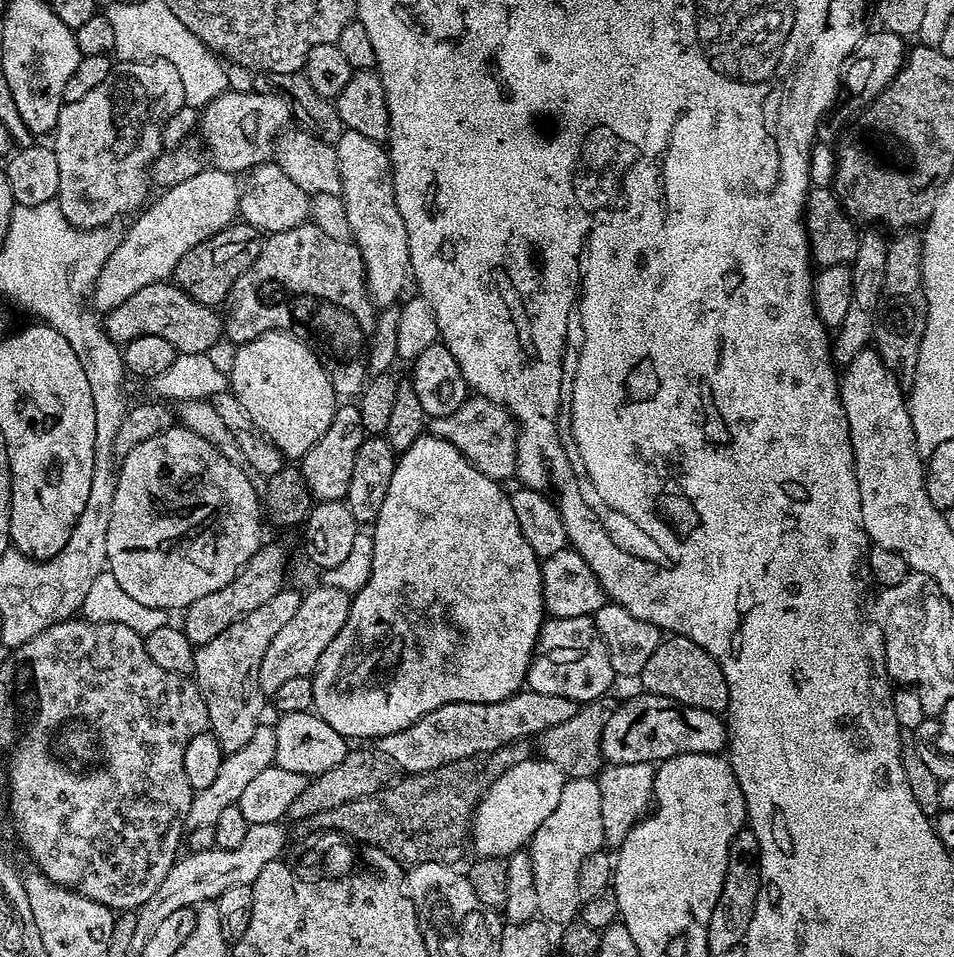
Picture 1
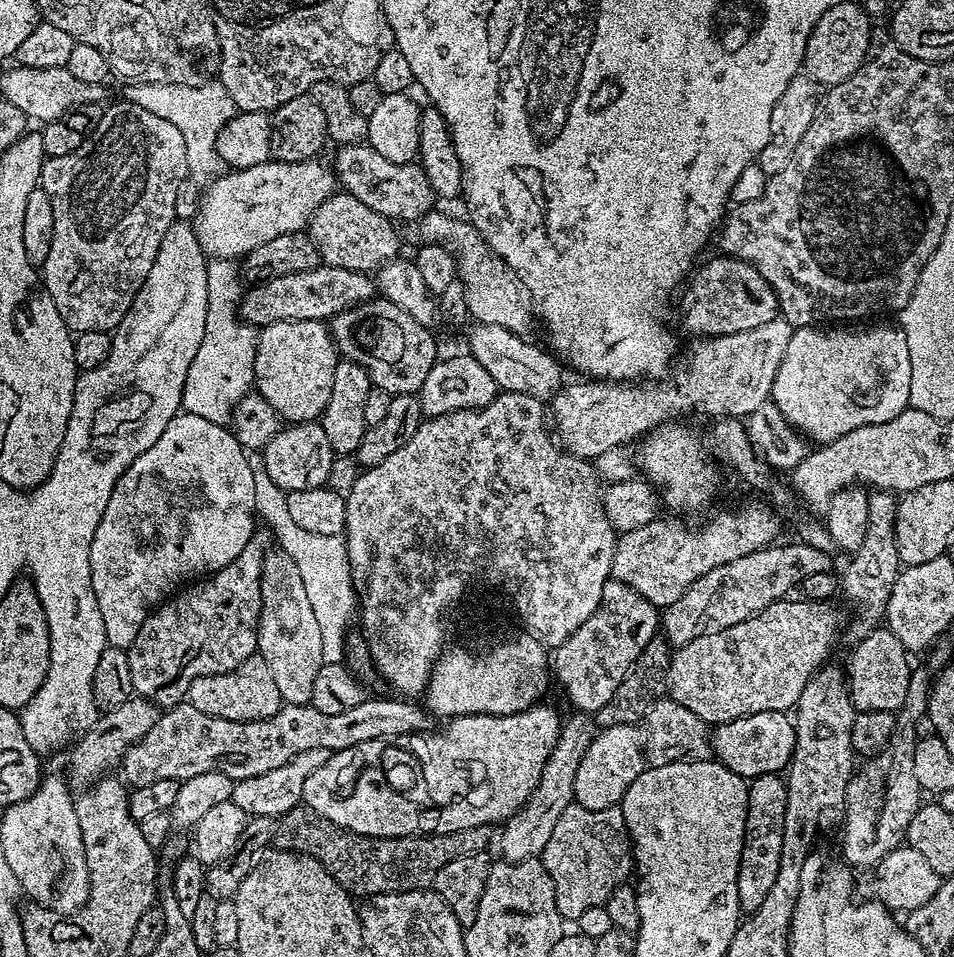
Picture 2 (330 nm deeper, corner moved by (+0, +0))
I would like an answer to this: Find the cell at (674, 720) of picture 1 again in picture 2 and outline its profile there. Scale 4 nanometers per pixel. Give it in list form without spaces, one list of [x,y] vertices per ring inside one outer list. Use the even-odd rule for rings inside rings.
[[[783,712],[750,714],[734,722],[717,724],[711,729],[715,759],[734,774],[751,778],[762,774],[783,773],[792,760],[796,745],[796,725],[791,715]]]

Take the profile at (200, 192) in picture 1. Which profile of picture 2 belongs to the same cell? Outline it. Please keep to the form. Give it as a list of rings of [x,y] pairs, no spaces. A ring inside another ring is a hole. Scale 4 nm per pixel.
[[[272,158],[267,164],[228,170],[217,175],[207,185],[208,193],[205,194],[204,201],[196,212],[196,220],[194,219],[196,237],[205,256],[217,260],[235,261],[237,258],[243,258],[250,250],[258,250],[258,246],[278,238],[278,234],[305,231],[318,206],[322,206],[322,202],[333,196],[338,188],[335,171],[329,165],[327,168],[320,163],[319,159],[286,162]]]

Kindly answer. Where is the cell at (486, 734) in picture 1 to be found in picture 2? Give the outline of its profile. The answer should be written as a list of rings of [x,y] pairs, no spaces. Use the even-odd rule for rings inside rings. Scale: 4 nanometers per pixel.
[[[399,695],[376,696],[363,700],[354,710],[346,710],[346,714],[322,714],[322,710],[314,710],[311,703],[284,704],[270,718],[261,720],[227,720],[214,718],[210,714],[202,714],[202,710],[194,710],[187,702],[175,704],[172,708],[161,711],[158,722],[150,726],[150,730],[124,755],[122,769],[123,779],[132,788],[150,786],[150,782],[175,780],[181,782],[194,778],[195,775],[207,771],[219,770],[228,775],[232,781],[254,778],[258,774],[266,774],[266,770],[274,770],[277,766],[286,766],[298,754],[306,750],[346,750],[346,746],[358,746],[358,742],[374,742],[383,740],[391,742],[401,736],[407,738],[413,732],[431,732],[434,728],[434,717],[423,703],[412,698],[401,698]]]

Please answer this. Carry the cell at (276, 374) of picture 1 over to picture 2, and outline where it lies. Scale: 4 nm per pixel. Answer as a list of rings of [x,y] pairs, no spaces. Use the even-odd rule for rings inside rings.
[[[287,320],[286,322],[274,322],[265,324],[259,329],[256,342],[256,357],[254,358],[254,388],[260,393],[270,406],[280,415],[281,421],[291,422],[292,424],[307,424],[309,422],[319,421],[320,415],[326,410],[326,402],[330,402],[330,390],[334,390],[334,366],[338,359],[336,351],[336,342],[332,338],[329,325],[322,320]]]

